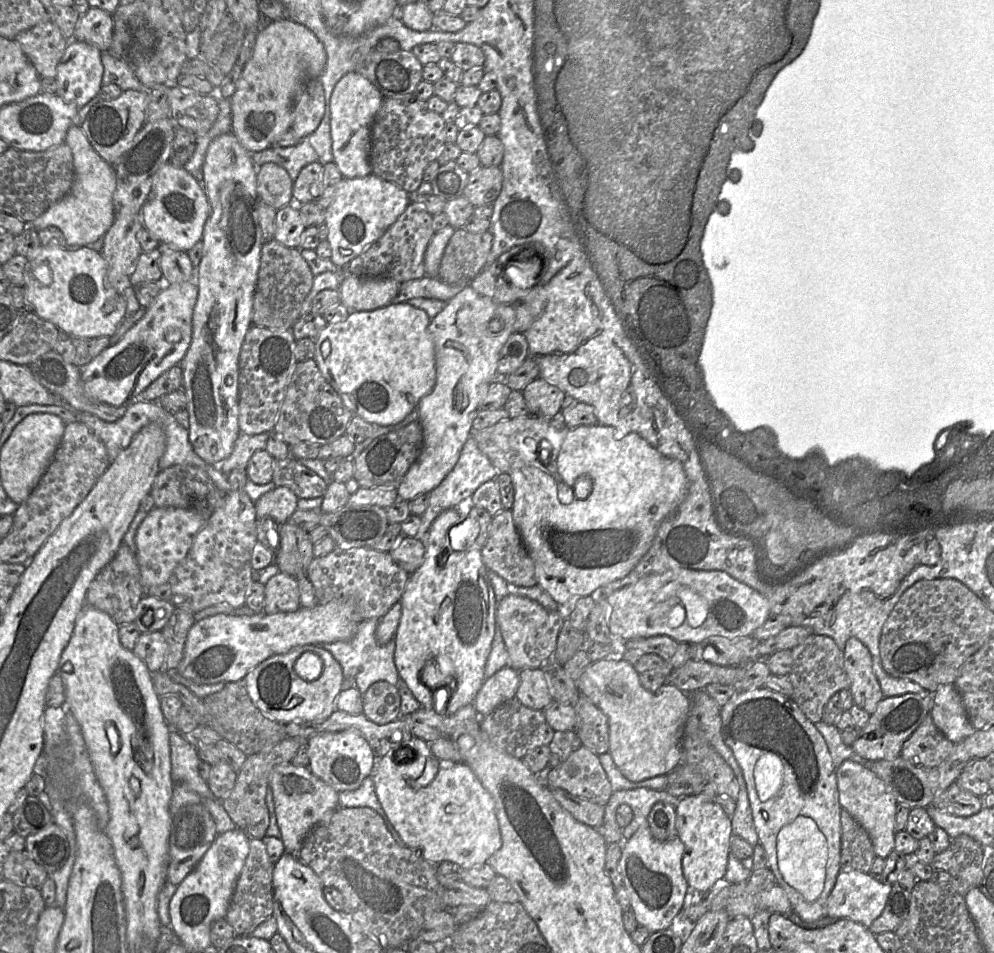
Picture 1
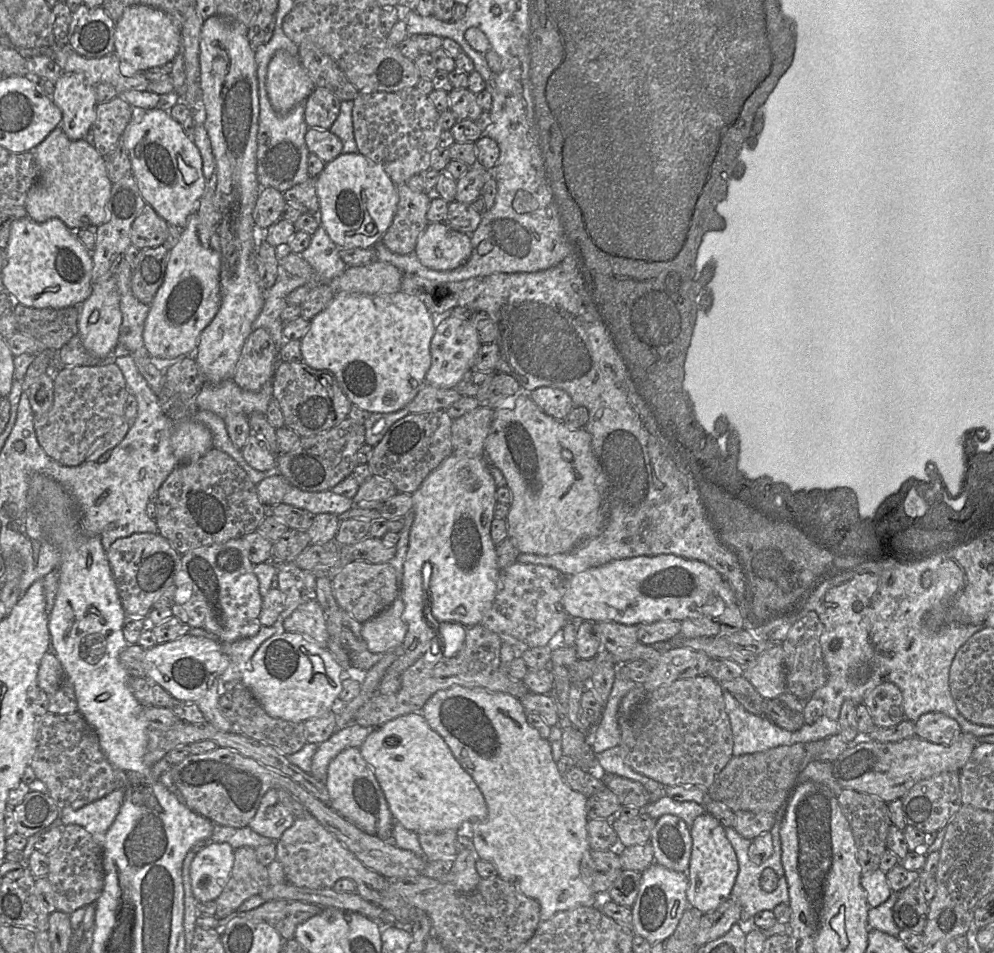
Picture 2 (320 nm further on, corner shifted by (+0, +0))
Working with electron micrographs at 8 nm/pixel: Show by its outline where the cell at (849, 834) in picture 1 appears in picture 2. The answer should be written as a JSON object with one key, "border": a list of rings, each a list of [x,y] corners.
{"border":[[[843,789],[838,797],[838,803],[845,815],[856,846],[857,860],[861,866],[862,876],[879,869],[880,860],[886,851],[886,839],[889,827],[892,825],[888,803],[866,793],[858,792],[852,789]]]}

